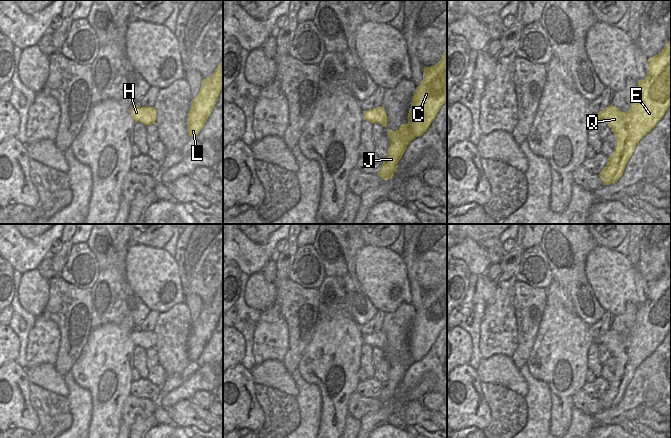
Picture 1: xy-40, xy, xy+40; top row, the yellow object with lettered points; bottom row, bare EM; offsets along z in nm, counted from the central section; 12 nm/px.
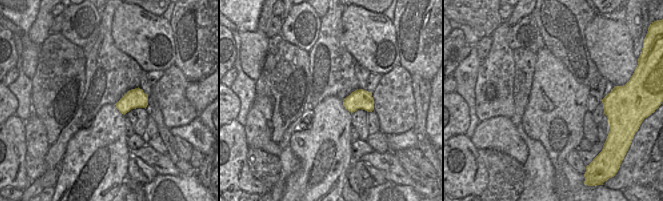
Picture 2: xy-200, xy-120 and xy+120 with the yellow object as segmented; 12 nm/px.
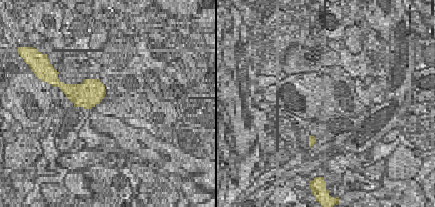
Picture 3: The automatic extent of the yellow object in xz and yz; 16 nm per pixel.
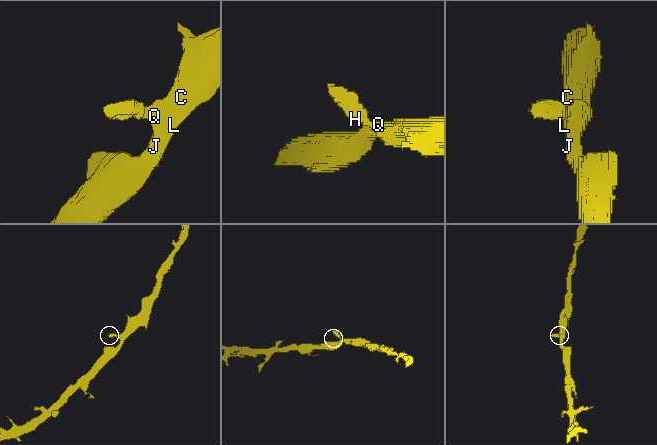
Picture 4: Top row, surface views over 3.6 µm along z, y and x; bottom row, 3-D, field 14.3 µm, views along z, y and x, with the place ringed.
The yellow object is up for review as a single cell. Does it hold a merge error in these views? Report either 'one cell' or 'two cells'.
one cell

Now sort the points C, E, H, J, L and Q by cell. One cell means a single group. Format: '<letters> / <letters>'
C E H J L Q

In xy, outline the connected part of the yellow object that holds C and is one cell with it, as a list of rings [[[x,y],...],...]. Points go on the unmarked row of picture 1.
[[[447,273],[442,283],[431,291],[424,291],[423,304],[416,311],[408,337],[408,347],[402,348],[398,355],[387,352],[390,371],[388,380],[383,384],[378,400],[382,404],[391,403],[396,389],[402,382],[407,370],[416,361],[427,355],[437,340],[441,330],[447,325]]]

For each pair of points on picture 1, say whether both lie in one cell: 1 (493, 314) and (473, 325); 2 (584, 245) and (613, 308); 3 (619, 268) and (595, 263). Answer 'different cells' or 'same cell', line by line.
1: different cells
2: different cells
3: same cell

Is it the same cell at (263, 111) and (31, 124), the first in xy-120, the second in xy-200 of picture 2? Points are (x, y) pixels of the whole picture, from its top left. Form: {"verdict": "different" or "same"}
{"verdict": "same"}

